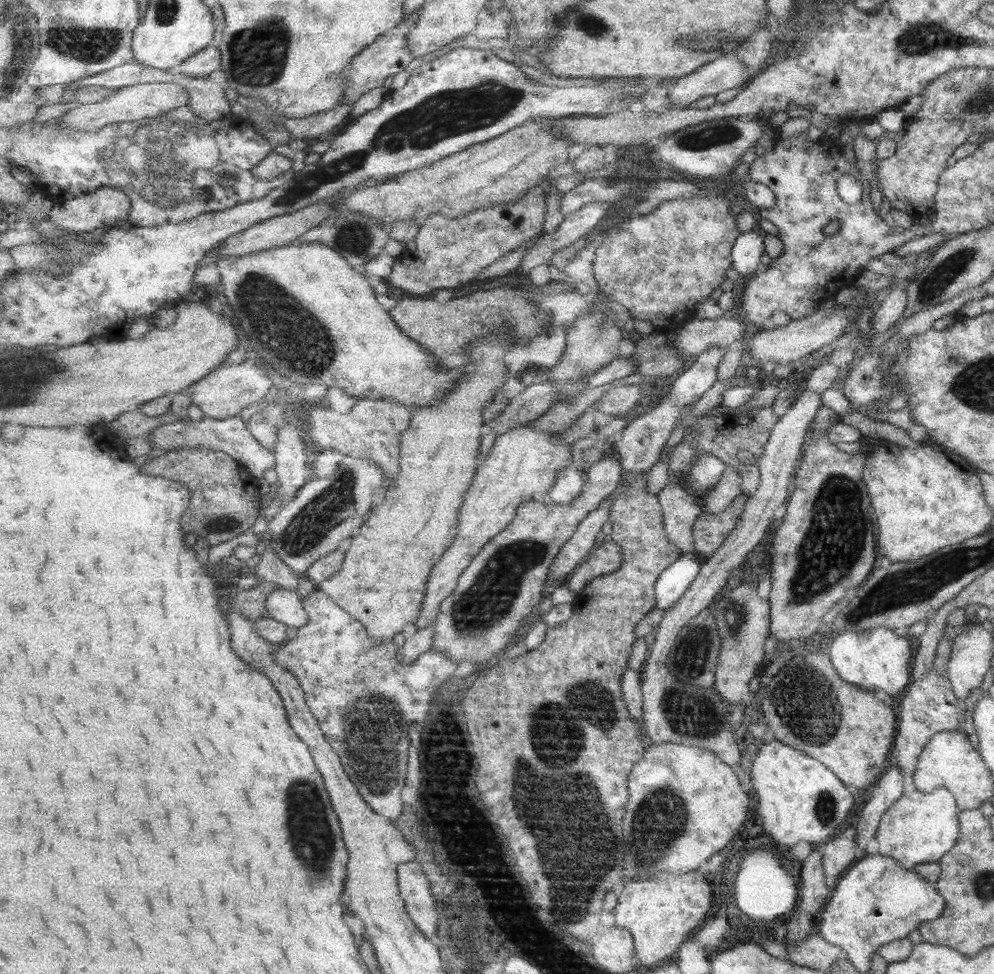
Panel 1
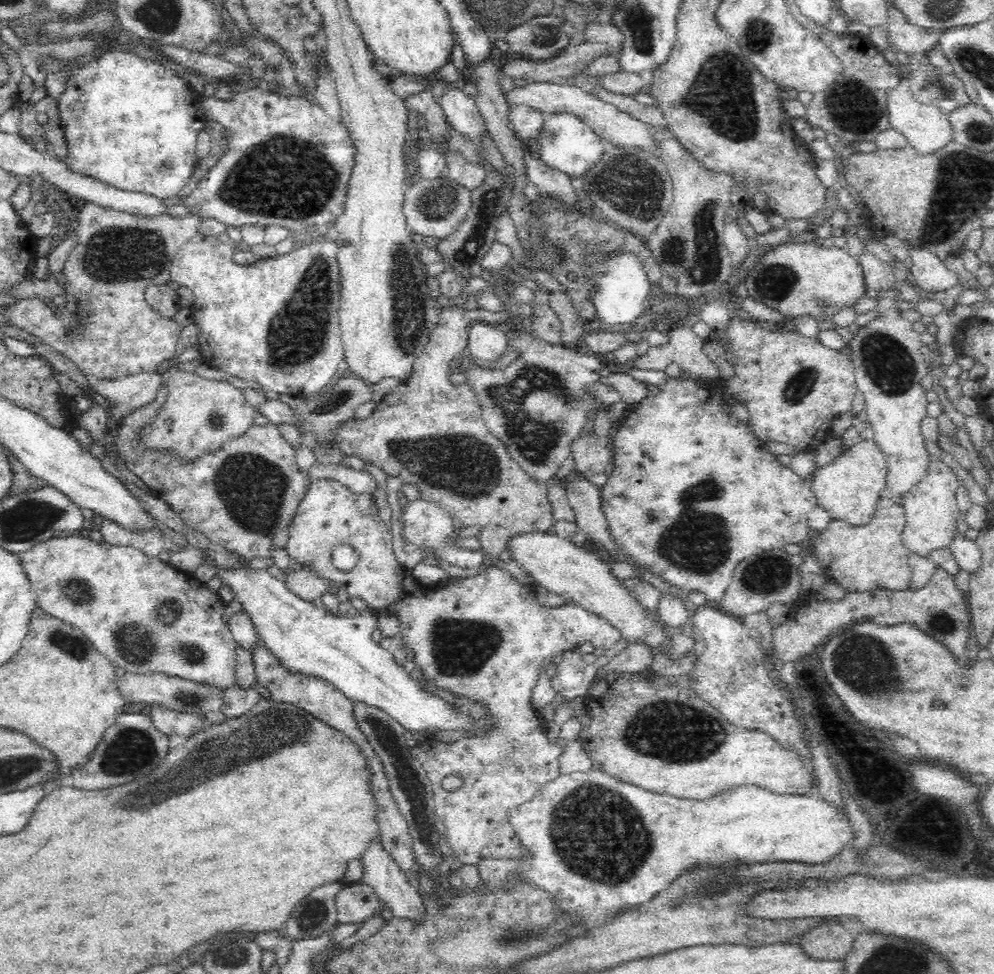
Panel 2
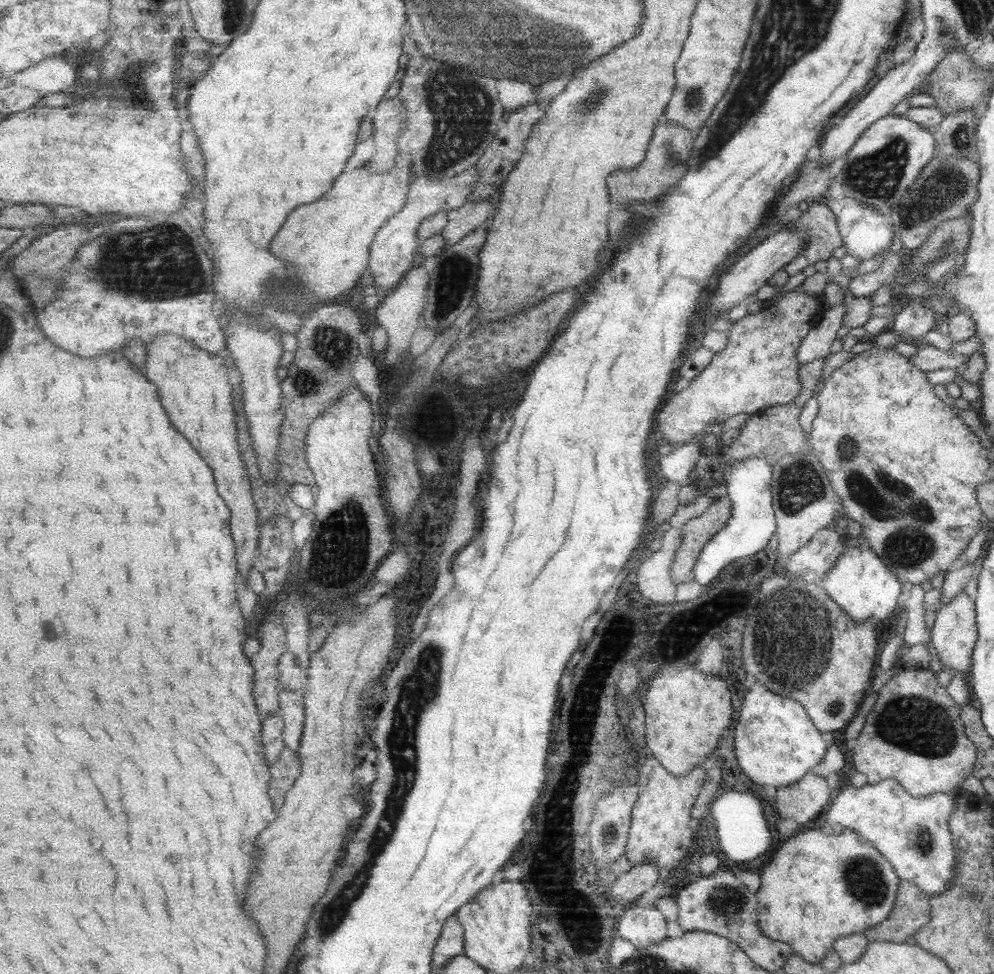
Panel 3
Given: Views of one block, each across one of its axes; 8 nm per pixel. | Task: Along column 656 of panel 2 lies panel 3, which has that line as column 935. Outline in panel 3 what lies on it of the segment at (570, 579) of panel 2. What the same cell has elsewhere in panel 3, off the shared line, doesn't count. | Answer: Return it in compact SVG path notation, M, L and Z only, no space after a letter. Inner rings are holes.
M965 591L951 598L950 602L940 605L932 626L931 642L943 666L950 666L957 672L966 672L972 663L972 651L974 651L977 637L975 600L970 598Z

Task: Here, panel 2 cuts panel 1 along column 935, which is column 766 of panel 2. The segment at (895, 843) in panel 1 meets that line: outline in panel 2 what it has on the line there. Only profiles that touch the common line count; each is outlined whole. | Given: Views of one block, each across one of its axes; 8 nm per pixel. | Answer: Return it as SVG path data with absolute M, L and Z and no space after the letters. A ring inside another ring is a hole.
M594 769L561 774L528 802L509 808L508 818L529 855L526 859L483 858L477 864L483 884L495 891L505 890L520 879L524 883L534 883L550 893L552 901L558 904L556 907L562 908L560 911L584 922L576 926L589 929L606 924L610 916L618 912L651 902L658 892L666 890L678 876L694 866L724 866L730 862L824 864L848 843L855 843L853 826L846 812L819 795L776 794L756 785L744 785L726 789L708 800L679 799L644 790Z

